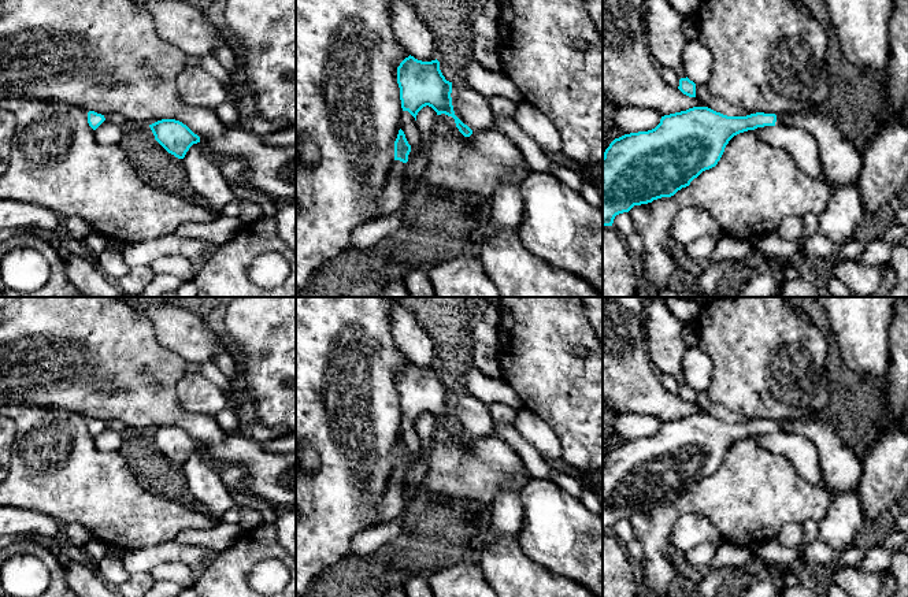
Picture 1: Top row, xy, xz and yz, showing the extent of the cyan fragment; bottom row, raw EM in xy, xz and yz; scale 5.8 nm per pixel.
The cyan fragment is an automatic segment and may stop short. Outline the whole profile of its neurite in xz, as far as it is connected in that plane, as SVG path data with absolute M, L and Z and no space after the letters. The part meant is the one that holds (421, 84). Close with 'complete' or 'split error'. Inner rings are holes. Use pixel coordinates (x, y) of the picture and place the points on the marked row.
M414 56L405 58L397 67L397 84L403 111L408 111L416 120L418 112L429 105L437 115L445 114L455 119L456 127L464 137L472 130L464 125L453 111L452 82L440 70L440 62L422 62Z | complete

